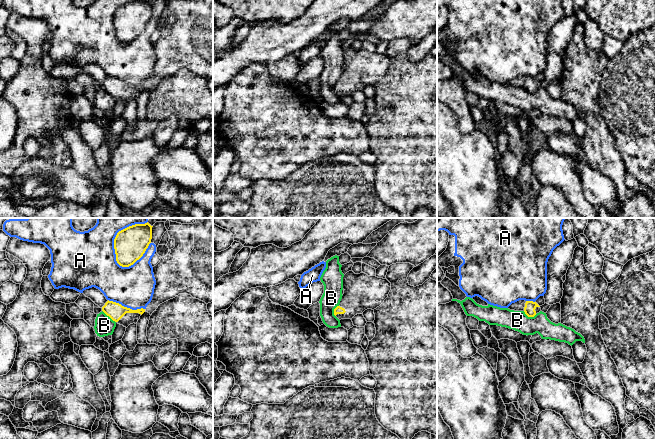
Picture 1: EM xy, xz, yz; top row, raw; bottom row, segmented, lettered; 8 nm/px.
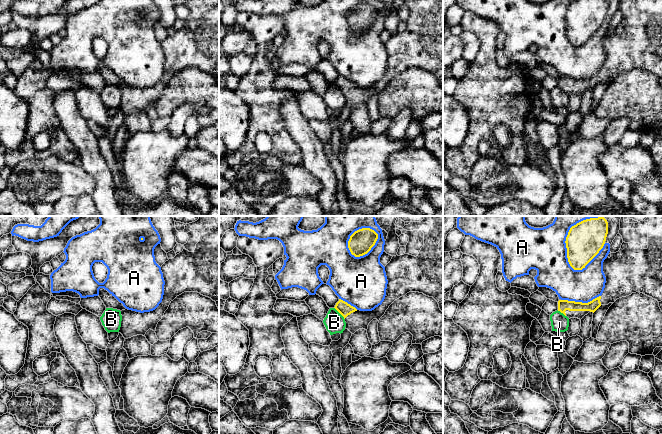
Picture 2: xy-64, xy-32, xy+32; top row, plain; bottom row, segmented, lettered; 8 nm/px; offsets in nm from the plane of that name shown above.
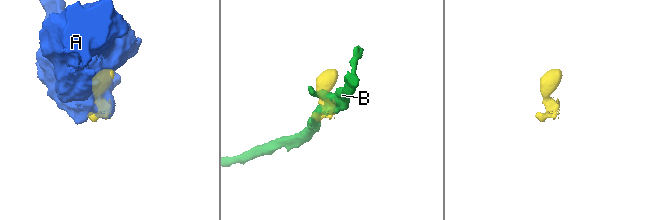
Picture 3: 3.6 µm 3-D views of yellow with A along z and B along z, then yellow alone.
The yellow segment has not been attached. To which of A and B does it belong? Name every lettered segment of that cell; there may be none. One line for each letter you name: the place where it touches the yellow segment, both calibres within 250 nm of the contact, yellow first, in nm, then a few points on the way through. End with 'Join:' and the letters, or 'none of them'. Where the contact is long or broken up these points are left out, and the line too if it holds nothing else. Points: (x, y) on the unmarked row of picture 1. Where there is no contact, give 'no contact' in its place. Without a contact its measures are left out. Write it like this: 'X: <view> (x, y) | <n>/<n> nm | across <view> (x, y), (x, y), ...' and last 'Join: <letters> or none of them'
Join: none of them

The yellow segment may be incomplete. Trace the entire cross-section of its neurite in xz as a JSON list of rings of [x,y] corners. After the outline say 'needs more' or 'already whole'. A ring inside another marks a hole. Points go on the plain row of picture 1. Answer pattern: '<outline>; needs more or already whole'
[[[347,48],[343,53],[344,70],[334,85],[339,95],[352,95],[367,85],[376,85],[388,73],[391,59],[385,54],[368,52],[365,49]]]; needs more

